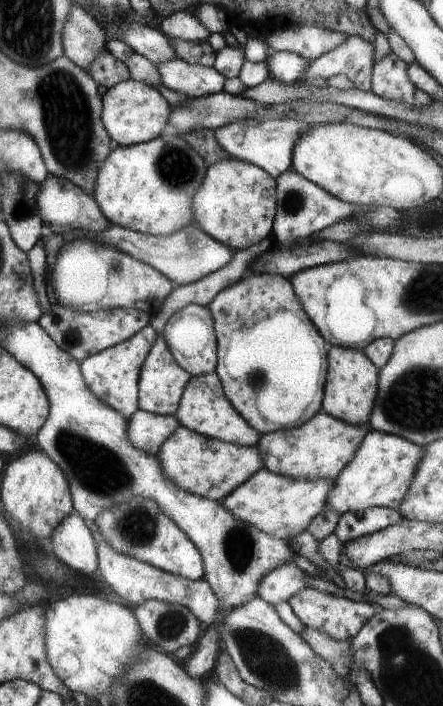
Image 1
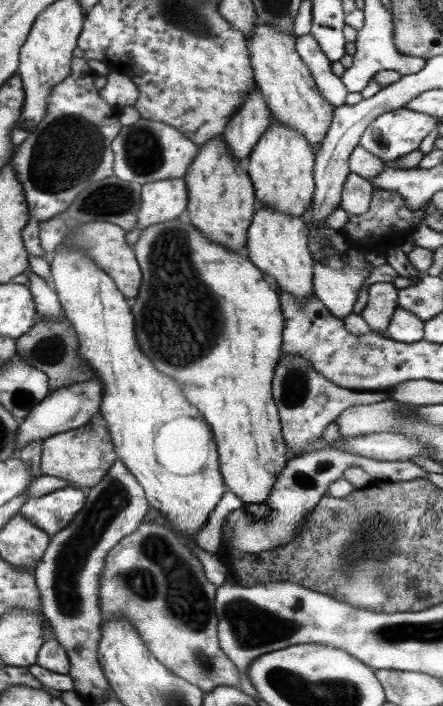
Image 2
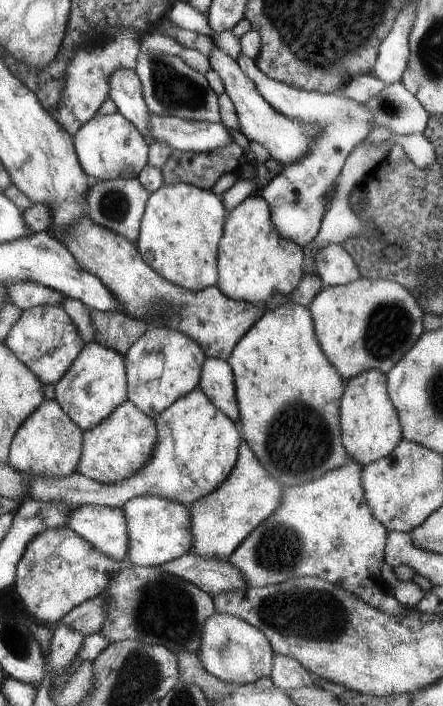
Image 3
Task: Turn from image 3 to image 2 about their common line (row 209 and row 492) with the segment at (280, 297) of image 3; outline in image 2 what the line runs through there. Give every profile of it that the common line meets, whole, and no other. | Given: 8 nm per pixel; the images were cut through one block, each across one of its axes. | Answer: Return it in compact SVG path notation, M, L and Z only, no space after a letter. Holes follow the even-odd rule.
M183 211L177 218L151 224L141 229L135 245L132 246L132 252L140 268L142 282L139 284L137 296L130 301L129 309L133 313L133 331L135 331L135 339L137 339L137 345L139 345L141 353L151 361L153 368L157 369L161 374L175 379L184 398L201 413L201 416L208 423L216 444L219 472L226 490L237 495L241 499L242 504L245 505L265 502L275 479L277 479L277 475L279 475L288 460L287 456L285 456L287 447L282 437L280 420L271 393L273 369L275 369L281 353L283 328L283 315L278 294L271 286L271 282L248 260L245 254L234 254L232 250L224 248L217 241L209 241L205 235L201 235L201 231L189 223L186 211Z

